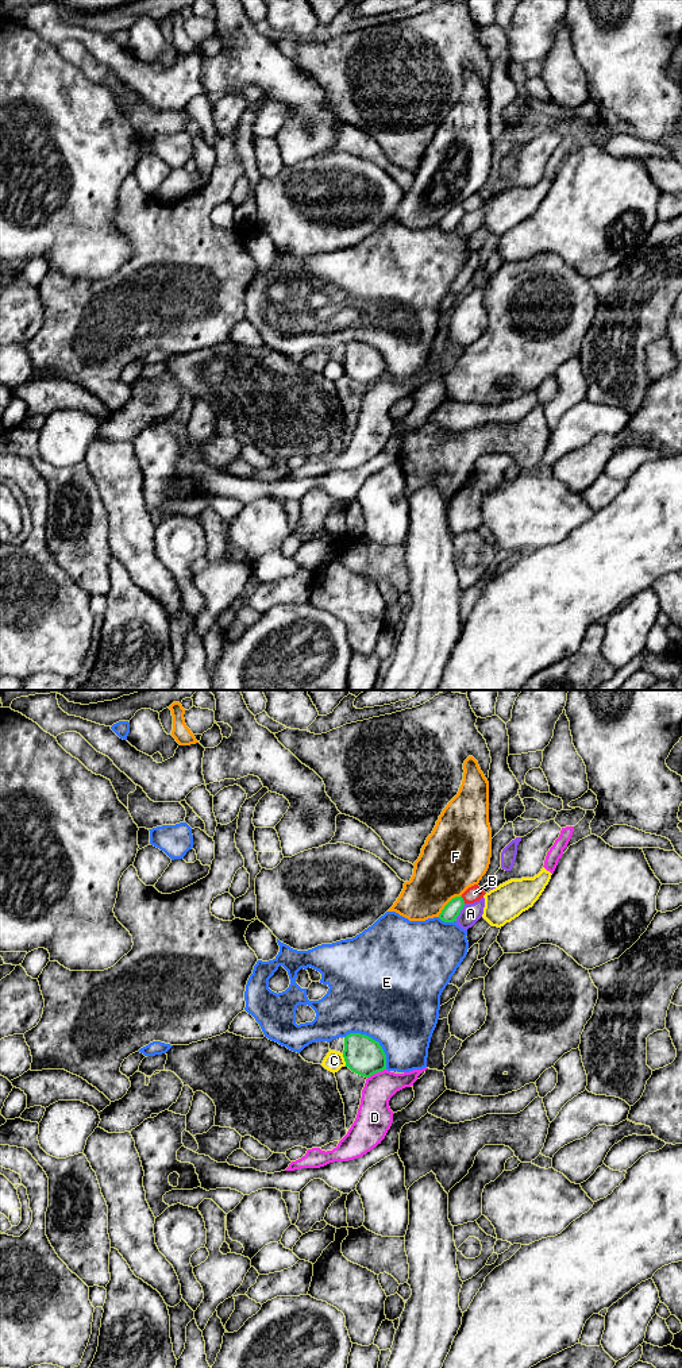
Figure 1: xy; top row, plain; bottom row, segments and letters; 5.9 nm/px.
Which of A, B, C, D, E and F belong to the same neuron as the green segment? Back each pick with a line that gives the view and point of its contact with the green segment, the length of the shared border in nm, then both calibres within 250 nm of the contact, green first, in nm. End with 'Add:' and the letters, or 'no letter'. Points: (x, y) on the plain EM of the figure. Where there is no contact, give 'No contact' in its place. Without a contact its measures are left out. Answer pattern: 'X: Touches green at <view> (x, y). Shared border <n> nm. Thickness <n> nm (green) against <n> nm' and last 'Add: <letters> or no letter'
Add: no letter

